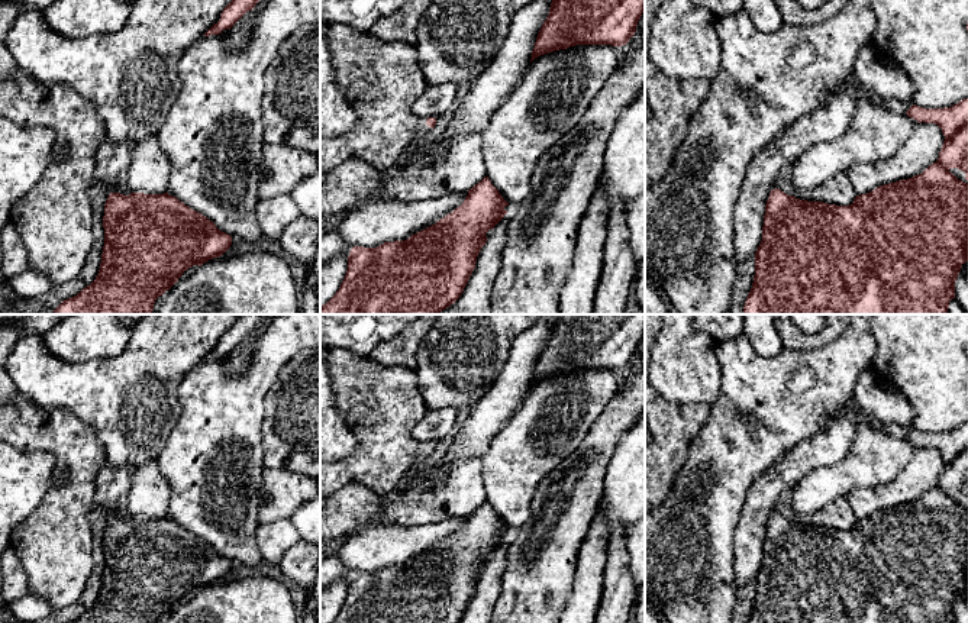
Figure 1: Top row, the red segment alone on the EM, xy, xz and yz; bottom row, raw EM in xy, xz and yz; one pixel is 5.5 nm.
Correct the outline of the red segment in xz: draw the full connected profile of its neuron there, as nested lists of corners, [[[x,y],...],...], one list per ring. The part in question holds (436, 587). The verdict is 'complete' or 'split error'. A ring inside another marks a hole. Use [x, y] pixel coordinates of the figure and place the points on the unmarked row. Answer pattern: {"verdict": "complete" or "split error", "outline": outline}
{"verdict": "split error", "outline": [[[484,501],[468,514],[464,527],[435,549],[406,565],[384,566],[377,572],[354,571],[338,556],[320,561],[320,590],[345,580],[348,594],[332,623],[459,623],[487,566],[485,558],[507,539],[509,527]]]}

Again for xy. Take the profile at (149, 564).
{"verdict": "complete", "outline": [[[110,517],[96,604],[71,623],[158,623],[184,595],[222,581],[232,561],[177,522]]]}

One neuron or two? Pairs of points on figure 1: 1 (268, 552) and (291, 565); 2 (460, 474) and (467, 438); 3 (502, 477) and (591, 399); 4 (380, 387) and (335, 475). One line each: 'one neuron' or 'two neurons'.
1: two neurons
2: two neurons
3: one neuron
4: one neuron

